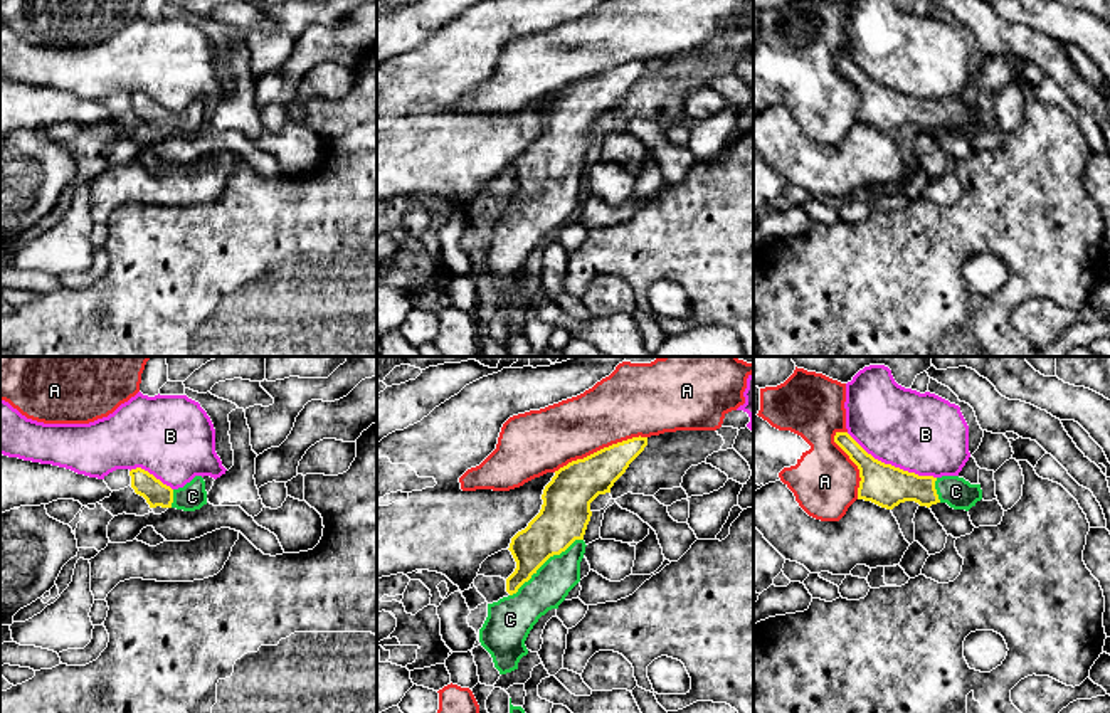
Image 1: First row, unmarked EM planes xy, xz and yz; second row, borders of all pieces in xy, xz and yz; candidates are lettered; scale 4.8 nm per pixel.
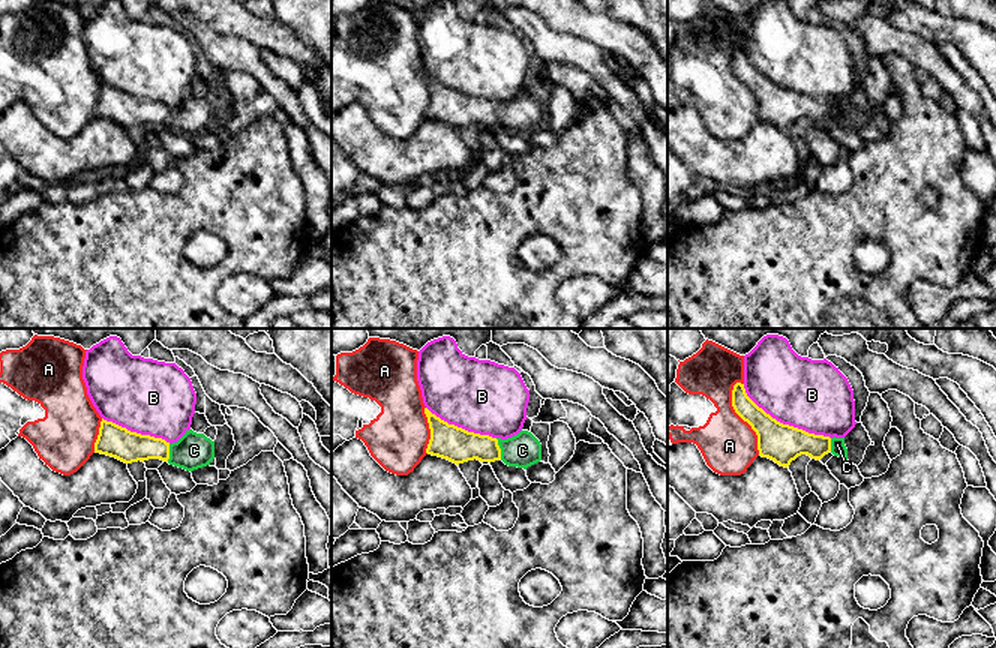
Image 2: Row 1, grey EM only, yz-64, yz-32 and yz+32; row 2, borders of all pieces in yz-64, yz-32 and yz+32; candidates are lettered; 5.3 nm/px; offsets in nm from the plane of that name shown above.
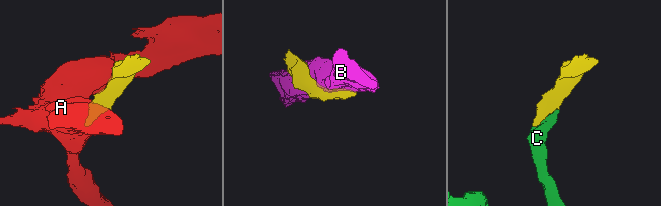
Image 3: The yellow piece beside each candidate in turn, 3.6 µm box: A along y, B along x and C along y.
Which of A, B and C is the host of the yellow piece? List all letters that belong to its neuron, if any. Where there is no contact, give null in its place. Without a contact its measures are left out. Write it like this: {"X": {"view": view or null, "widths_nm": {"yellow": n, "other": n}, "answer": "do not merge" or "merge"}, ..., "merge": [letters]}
{"A": {"view": "xz", "widths_nm": {"yellow": 220, "other": 300}, "answer": "do not merge"}, "B": {"view": "yz", "widths_nm": {"yellow": 200, "other": 380}, "answer": "do not merge"}, "C": {"view": "xz", "widths_nm": {"yellow": 240, "other": 190}, "answer": "merge"}, "merge": ["C"]}

